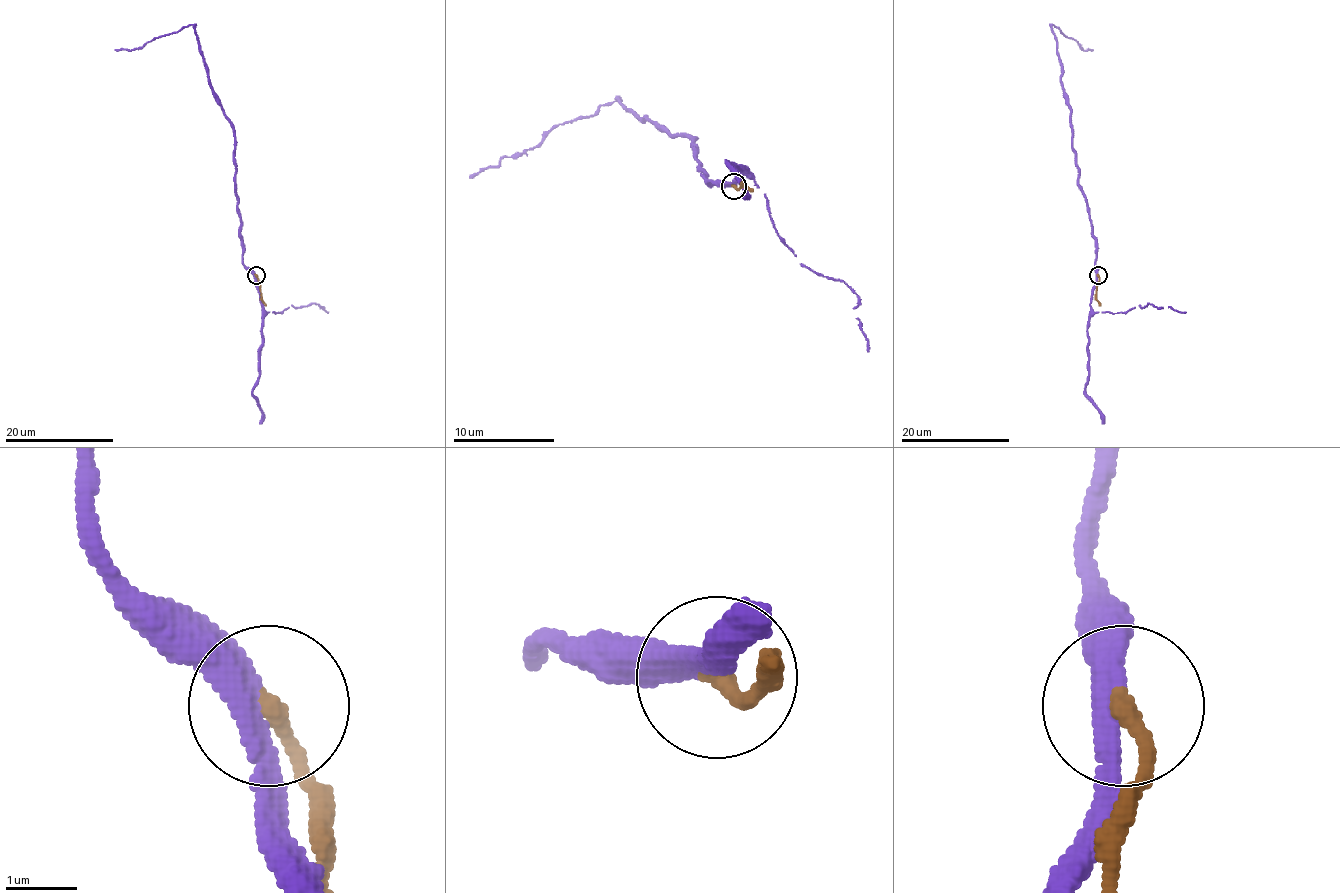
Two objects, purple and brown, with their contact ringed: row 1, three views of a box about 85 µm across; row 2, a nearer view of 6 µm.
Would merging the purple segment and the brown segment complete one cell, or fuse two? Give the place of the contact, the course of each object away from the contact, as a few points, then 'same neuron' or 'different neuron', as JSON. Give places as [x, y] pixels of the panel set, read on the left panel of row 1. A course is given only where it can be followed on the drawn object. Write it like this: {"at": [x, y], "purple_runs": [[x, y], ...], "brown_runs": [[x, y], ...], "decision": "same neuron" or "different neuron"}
{"at": [256, 275], "purple_runs": [[255, 275], [242, 263], [234, 125], [213, 91], [193, 26], [155, 37], [131, 50], [114, 50]], "brown_runs": [[255, 275], [259, 282], [261, 300], [266, 305]], "decision": "different neuron"}

